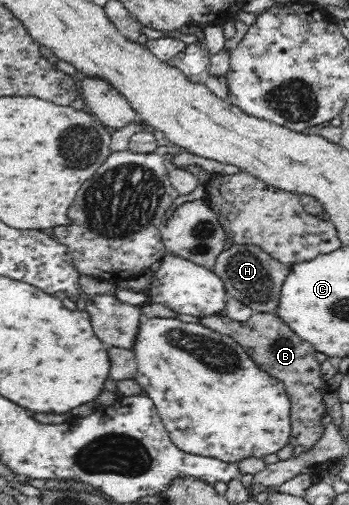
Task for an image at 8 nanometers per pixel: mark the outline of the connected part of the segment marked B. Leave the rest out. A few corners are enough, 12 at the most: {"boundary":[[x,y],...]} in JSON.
{"boundary":[[276,313],[245,322],[205,316],[283,386],[288,445],[307,451],[326,430],[333,391],[316,350]]}

